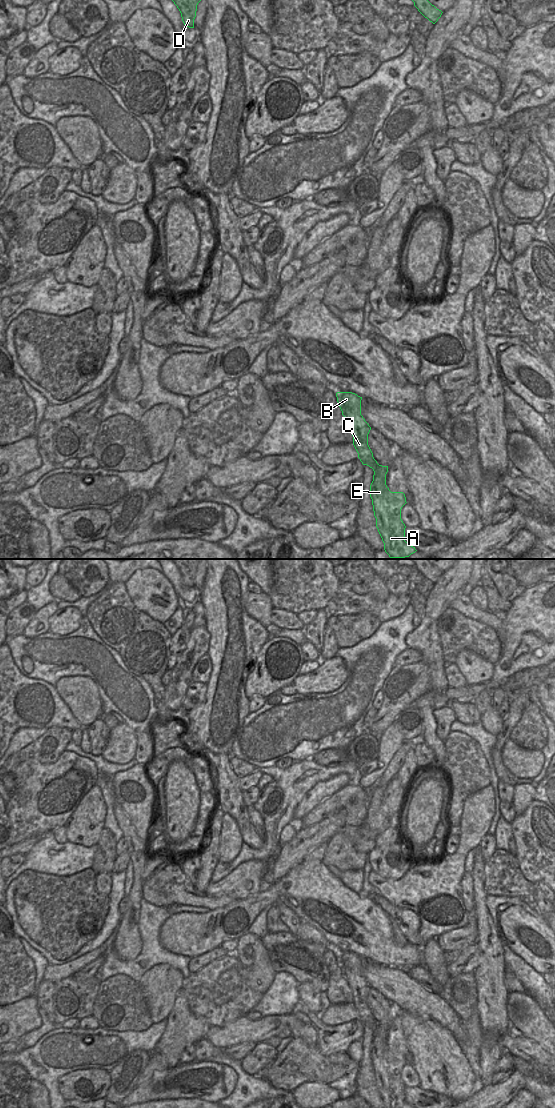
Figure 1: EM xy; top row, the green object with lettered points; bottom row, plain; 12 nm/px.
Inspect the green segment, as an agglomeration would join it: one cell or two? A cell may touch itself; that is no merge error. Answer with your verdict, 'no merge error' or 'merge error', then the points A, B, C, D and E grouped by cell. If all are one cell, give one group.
no merge error; groups A B C D E

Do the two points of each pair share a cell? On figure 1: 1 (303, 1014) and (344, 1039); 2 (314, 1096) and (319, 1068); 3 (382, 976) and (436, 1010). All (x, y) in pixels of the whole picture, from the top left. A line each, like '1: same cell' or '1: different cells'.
1: same cell
2: different cells
3: same cell

